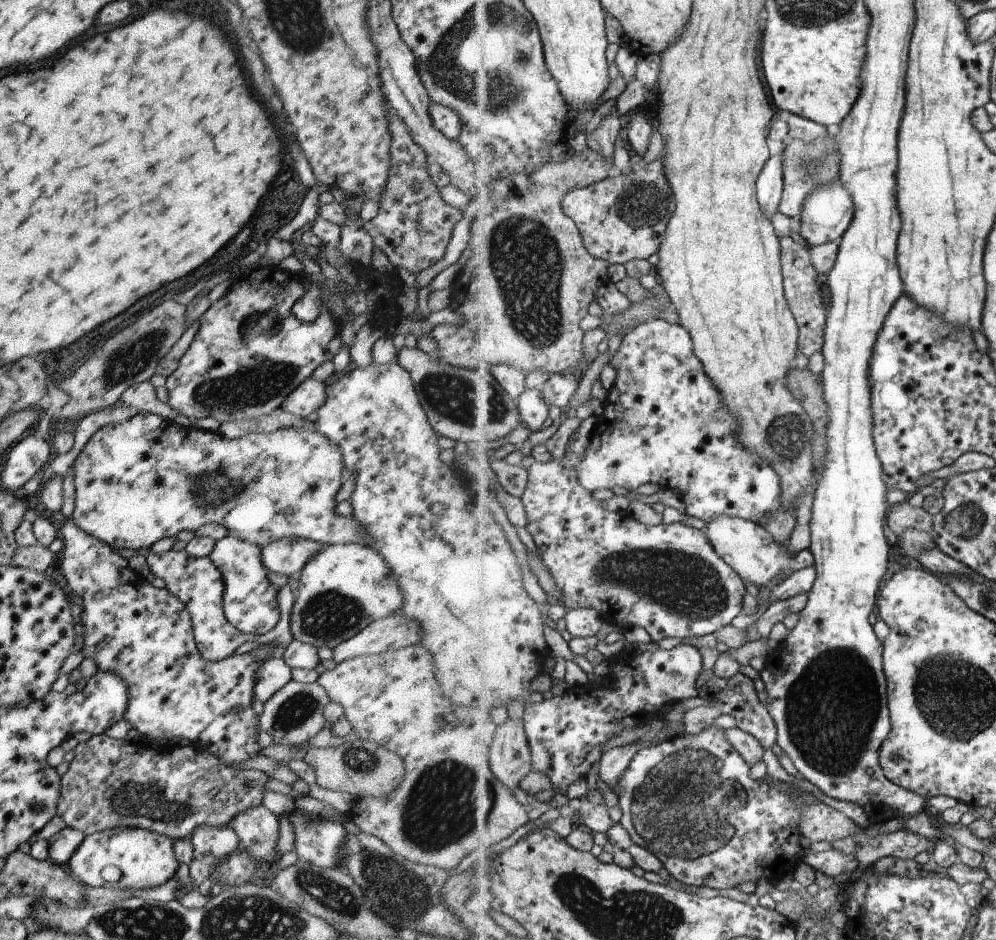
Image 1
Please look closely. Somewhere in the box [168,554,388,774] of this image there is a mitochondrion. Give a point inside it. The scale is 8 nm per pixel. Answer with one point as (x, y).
(329, 615)

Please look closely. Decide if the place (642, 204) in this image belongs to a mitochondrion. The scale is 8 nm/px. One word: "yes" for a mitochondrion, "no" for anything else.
yes

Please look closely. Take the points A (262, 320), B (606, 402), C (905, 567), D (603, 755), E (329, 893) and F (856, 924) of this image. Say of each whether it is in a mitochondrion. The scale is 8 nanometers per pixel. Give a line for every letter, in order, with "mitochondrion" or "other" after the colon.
A: mitochondrion
B: other
C: other
D: other
E: mitochondrion
F: other

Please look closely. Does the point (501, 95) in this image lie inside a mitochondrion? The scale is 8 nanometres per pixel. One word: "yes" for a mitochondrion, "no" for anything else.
yes

